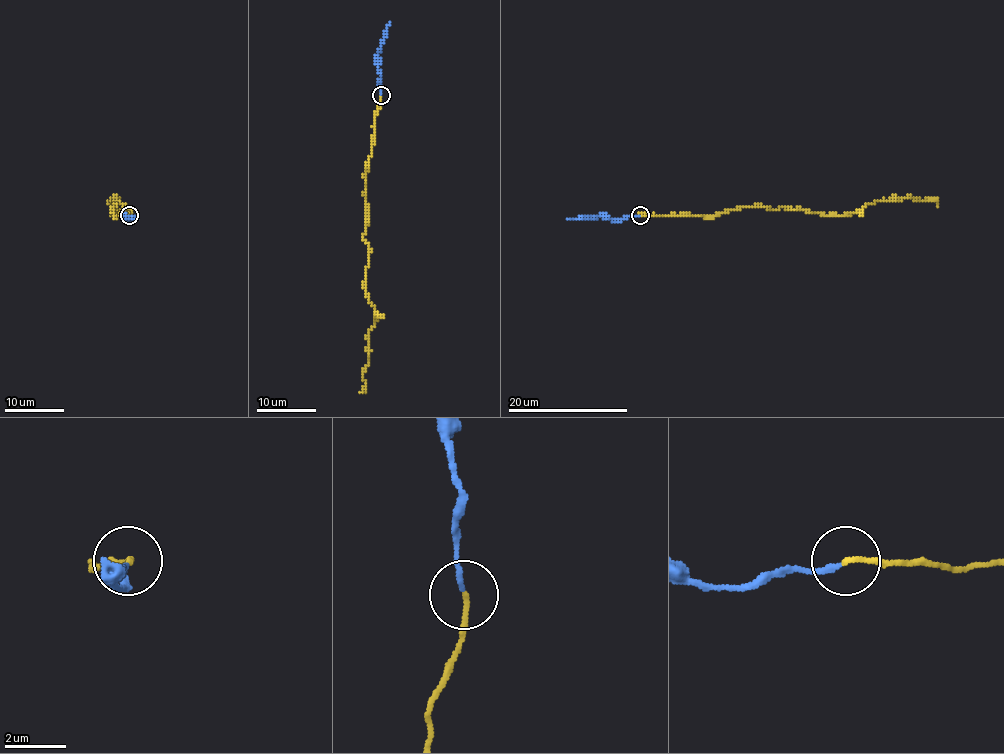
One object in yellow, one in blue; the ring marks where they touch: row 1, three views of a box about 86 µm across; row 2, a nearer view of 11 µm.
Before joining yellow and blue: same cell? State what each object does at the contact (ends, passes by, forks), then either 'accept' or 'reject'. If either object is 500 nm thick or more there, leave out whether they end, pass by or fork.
yellow ends | blue ends | accept

